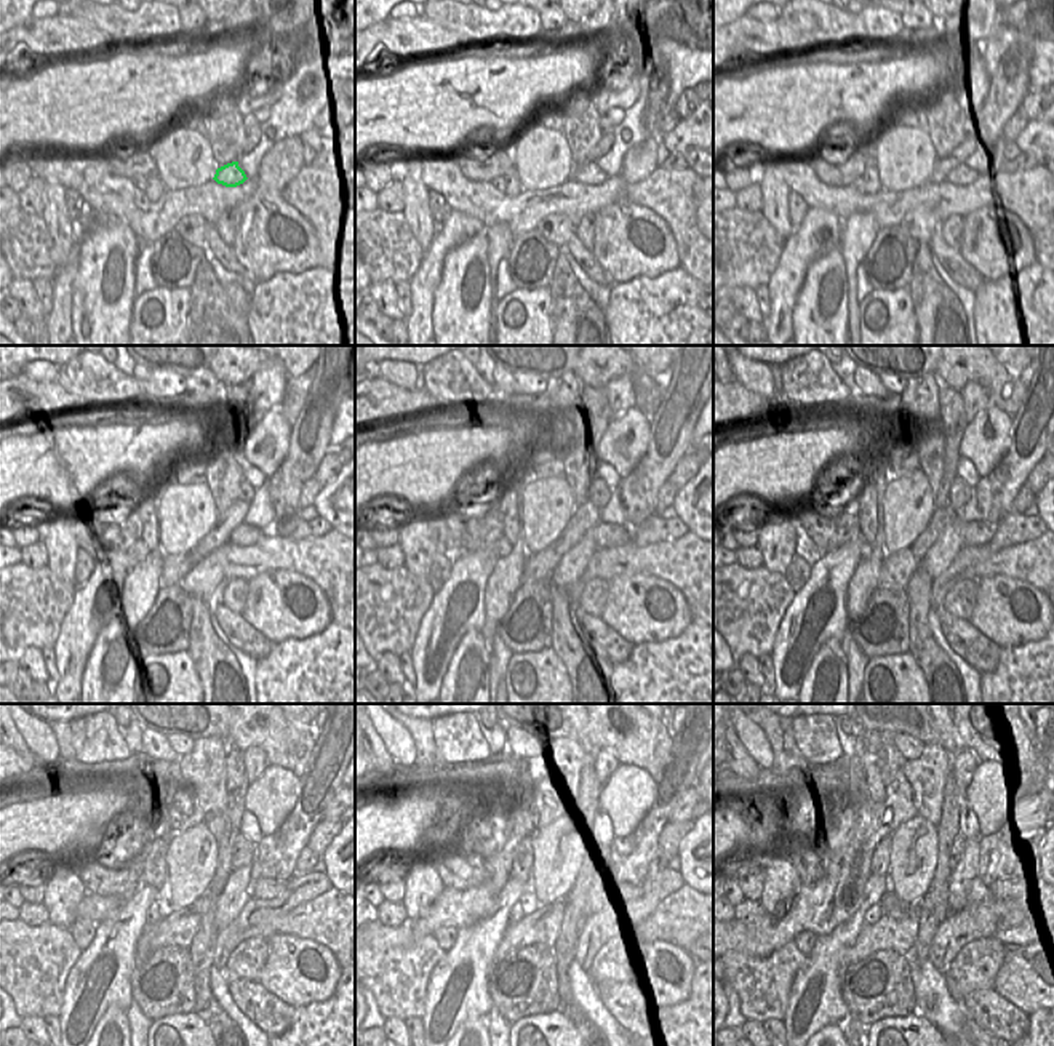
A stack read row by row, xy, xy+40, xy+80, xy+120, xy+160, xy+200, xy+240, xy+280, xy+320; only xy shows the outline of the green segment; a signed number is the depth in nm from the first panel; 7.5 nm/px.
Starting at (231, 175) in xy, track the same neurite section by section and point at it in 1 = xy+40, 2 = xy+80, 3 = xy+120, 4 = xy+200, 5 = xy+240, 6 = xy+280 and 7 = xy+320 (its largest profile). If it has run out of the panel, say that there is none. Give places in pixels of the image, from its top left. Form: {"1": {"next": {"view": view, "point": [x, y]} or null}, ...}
{"1": {"next": {"view": "xy+40", "point": [589, 173]}}, "2": {"next": {"view": "xy+80", "point": [960, 176]}}, "3": {"next": {"view": "xy+120", "point": [245, 534]}}, "4": {"next": {"view": "xy+200", "point": [973, 533]}}, "5": {"next": {"view": "xy+240", "point": [263, 888]}}, "6": {"next": {"view": "xy+280", "point": [630, 890]}}, "7": {"next": {"view": "xy+320", "point": [995, 888]}}}

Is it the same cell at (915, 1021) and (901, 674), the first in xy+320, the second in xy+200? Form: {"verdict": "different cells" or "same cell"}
{"verdict": "same cell"}

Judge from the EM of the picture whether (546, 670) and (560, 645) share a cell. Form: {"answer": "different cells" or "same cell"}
{"answer": "different cells"}

